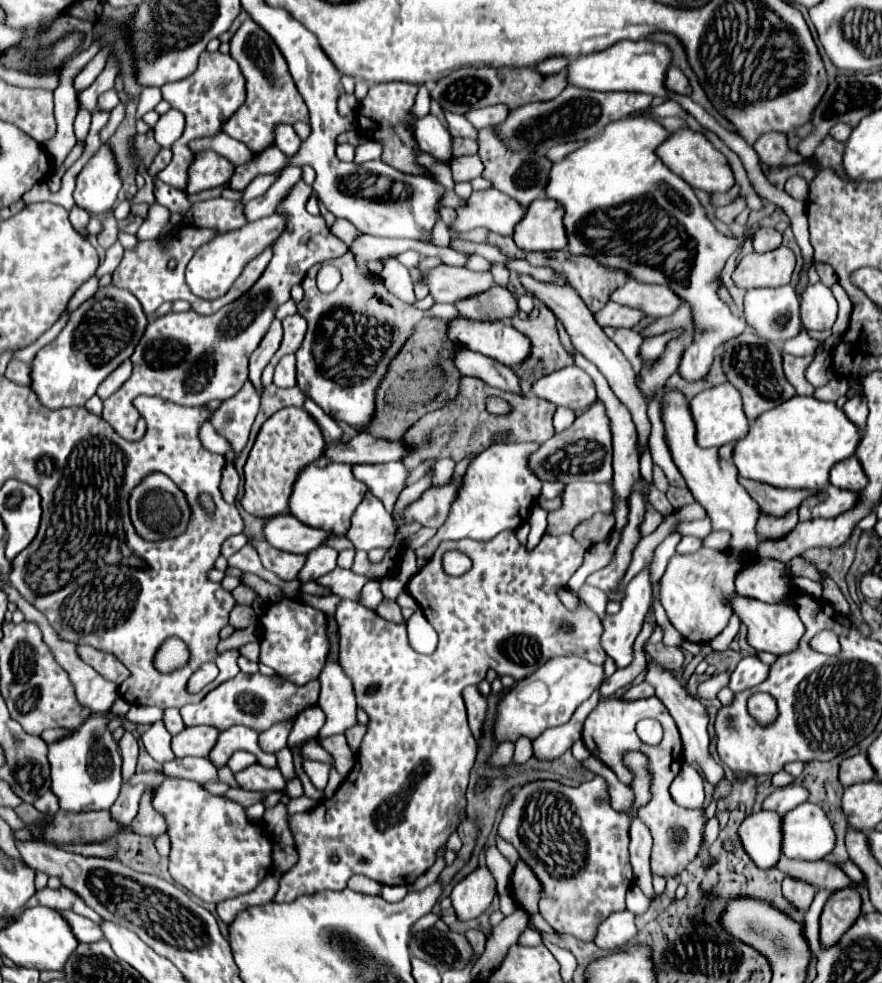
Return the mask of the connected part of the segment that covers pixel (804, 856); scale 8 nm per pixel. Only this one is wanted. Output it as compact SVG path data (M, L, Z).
M804 802L796 810L784 814L784 856L796 860L822 860L834 850L836 834L824 810L812 802Z

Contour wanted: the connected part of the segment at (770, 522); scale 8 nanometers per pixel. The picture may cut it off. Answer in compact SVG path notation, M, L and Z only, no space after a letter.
M798 508L790 510L788 514L780 516L780 518L760 512L760 518L756 522L756 532L762 538L780 538L780 536L788 534L788 530L792 530L792 526L796 526L796 524L798 524Z

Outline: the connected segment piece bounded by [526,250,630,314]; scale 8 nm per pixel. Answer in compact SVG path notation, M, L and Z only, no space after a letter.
M552 250L552 252L528 252L526 254L526 260L532 264L532 266L550 266L552 270L560 272L566 276L568 284L578 292L578 296L584 300L584 304L588 306L588 310L592 314L596 314L598 310L602 310L608 302L610 302L610 294L626 284L630 280L630 276L622 270L608 270L604 268L596 258L592 256L576 256L576 254L570 254L568 250Z

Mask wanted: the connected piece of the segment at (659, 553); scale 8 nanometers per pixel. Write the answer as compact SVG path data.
M670 534L670 536L656 548L654 562L652 562L652 566L650 566L650 584L652 584L652 590L654 590L656 582L662 578L668 560L676 554L676 546L678 546L680 538L682 538L680 534Z

